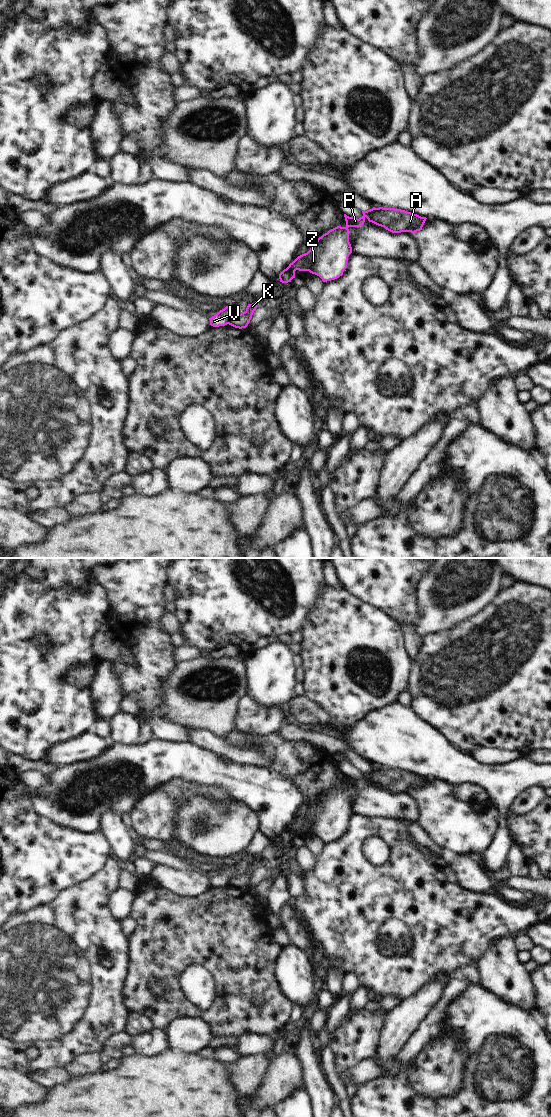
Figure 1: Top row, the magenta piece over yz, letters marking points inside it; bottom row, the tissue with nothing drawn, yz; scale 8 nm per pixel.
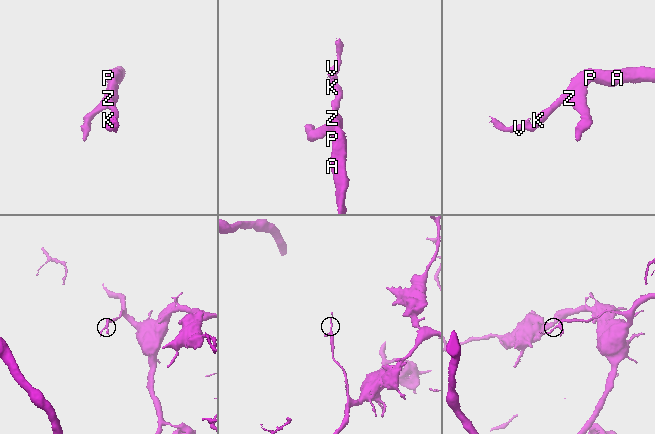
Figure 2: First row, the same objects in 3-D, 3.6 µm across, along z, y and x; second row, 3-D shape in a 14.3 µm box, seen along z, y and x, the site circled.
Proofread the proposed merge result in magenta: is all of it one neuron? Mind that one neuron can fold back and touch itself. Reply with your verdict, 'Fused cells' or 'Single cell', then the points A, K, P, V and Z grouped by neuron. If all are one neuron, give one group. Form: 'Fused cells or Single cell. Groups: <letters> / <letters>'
Fused cells. Groups: A K P Z / V

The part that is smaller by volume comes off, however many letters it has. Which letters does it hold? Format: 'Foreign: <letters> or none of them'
Foreign: V

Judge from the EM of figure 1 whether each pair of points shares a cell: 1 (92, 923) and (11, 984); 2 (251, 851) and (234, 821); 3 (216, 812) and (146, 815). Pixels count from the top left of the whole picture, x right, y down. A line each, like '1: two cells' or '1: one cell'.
1: one cell
2: two cells
3: two cells

